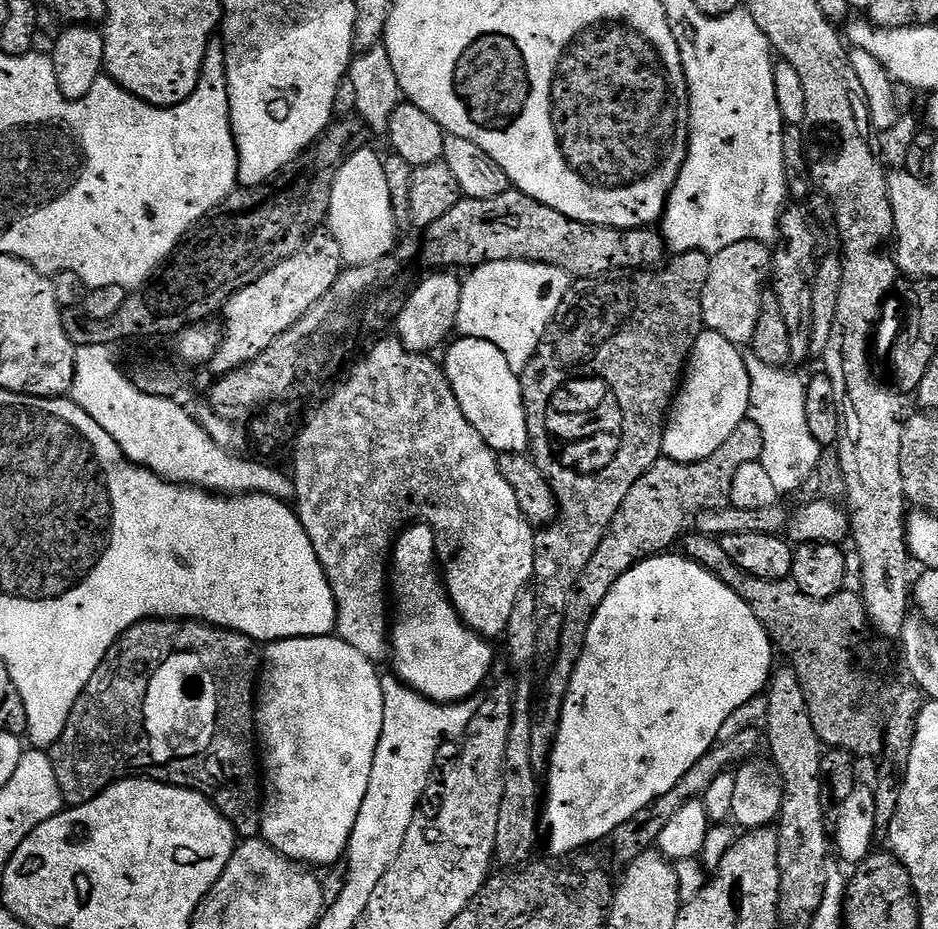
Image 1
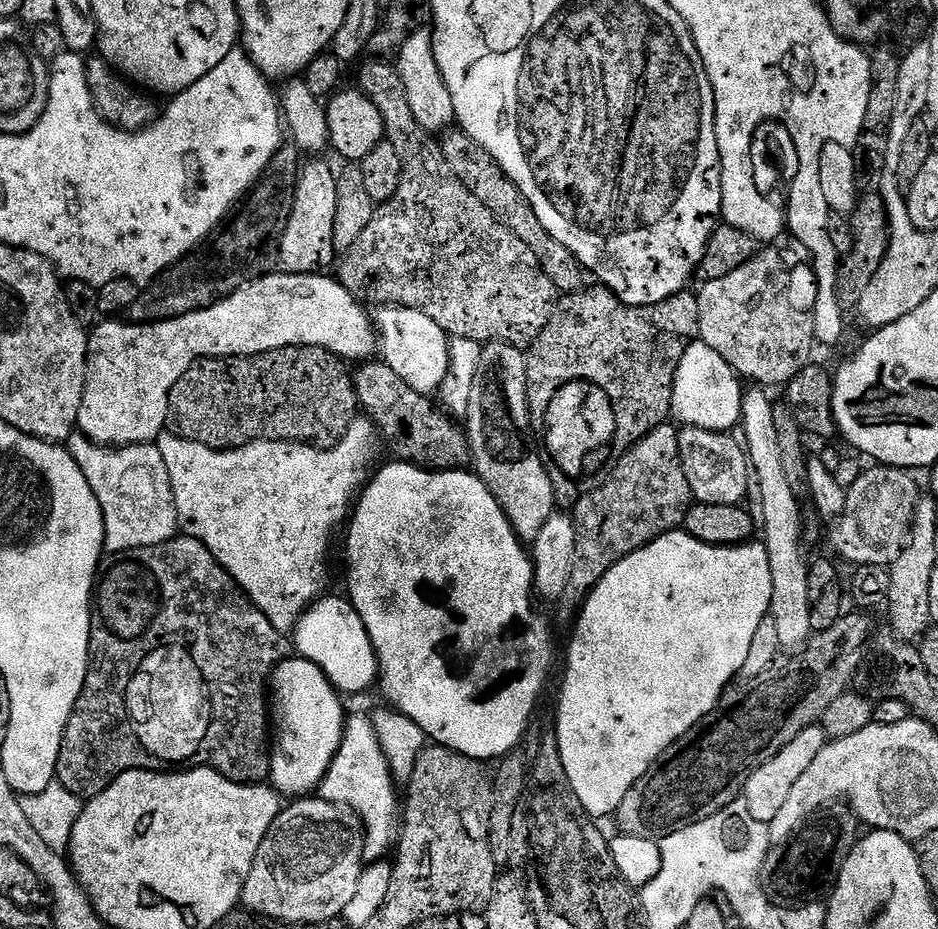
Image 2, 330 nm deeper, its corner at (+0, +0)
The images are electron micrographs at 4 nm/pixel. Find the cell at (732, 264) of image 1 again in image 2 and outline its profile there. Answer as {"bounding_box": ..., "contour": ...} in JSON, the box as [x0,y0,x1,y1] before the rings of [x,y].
{"bounding_box":[698,251,816,388],"contour":[[[757,251],[750,262],[738,266],[738,270],[726,274],[726,278],[707,281],[704,289],[698,292],[700,302],[700,334],[699,339],[710,350],[722,354],[726,362],[745,381],[758,386],[778,388],[786,386],[802,368],[808,367],[812,356],[812,344],[816,340],[816,331],[812,321],[812,312],[803,312],[792,301],[788,293],[788,272],[776,252]]]}

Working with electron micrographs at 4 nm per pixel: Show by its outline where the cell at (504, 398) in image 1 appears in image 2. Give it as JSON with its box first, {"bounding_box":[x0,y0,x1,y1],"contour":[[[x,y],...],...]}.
{"bounding_box":[374,306,450,394],"contour":[[[380,306],[374,312],[374,327],[378,333],[378,352],[384,363],[405,380],[415,392],[436,394],[448,377],[450,337],[426,314],[399,306]]]}

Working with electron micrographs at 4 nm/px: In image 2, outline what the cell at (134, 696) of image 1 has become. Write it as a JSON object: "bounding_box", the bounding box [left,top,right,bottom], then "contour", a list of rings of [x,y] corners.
{"bounding_box":[56,534,290,801],"contour":[[[177,534],[172,539],[162,542],[160,545],[146,546],[145,548],[135,548],[129,552],[117,552],[111,557],[112,560],[103,565],[102,579],[99,581],[98,587],[94,592],[94,607],[92,609],[92,646],[90,649],[90,663],[88,666],[88,677],[84,683],[82,694],[78,698],[78,702],[74,706],[74,710],[70,714],[70,722],[64,731],[62,738],[62,750],[58,758],[58,766],[56,767],[56,780],[66,786],[66,790],[70,790],[70,794],[90,801],[98,794],[102,794],[102,790],[106,790],[110,785],[122,774],[126,774],[135,768],[142,768],[146,772],[155,772],[160,769],[164,770],[188,770],[191,768],[213,768],[215,772],[220,772],[235,784],[262,784],[265,783],[272,775],[272,757],[270,755],[270,681],[272,672],[280,664],[282,658],[287,657],[290,652],[290,640],[287,635],[282,634],[272,625],[270,618],[266,618],[266,614],[262,614],[262,610],[258,610],[258,606],[254,606],[254,602],[250,599],[240,587],[236,585],[236,579],[223,568],[218,562],[218,558],[214,558],[214,554],[210,554],[210,550],[206,550],[206,546],[202,542],[198,542],[192,536]]]}

